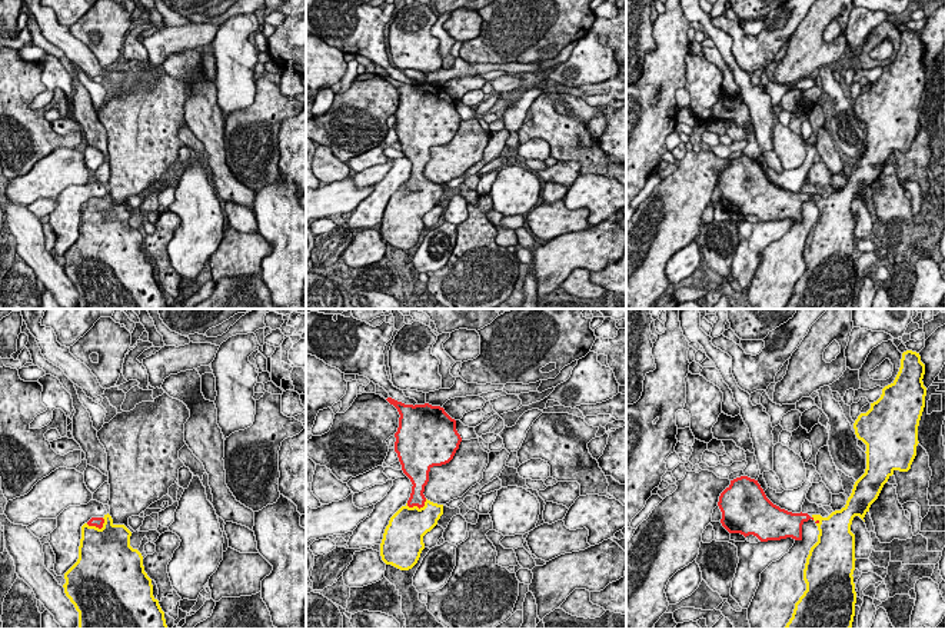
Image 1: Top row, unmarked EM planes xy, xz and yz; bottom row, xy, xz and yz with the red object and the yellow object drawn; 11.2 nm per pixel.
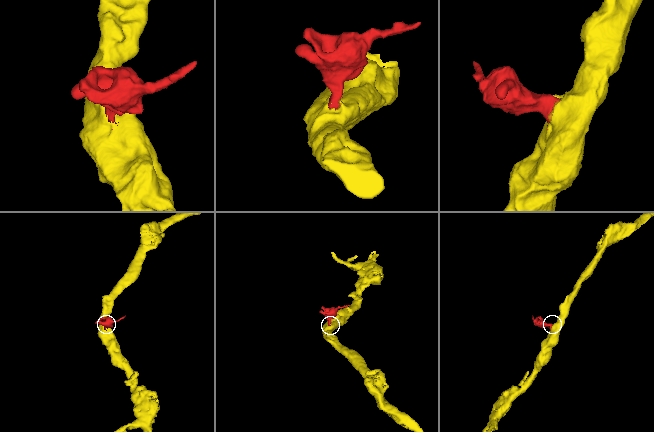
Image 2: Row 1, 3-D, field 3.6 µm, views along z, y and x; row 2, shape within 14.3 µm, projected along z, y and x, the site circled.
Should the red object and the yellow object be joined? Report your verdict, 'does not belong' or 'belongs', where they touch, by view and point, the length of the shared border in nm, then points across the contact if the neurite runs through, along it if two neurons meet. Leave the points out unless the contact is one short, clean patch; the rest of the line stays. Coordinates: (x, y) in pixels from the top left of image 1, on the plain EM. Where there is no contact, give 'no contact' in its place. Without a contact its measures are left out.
belongs; contact xy (97, 206); length 220 nm

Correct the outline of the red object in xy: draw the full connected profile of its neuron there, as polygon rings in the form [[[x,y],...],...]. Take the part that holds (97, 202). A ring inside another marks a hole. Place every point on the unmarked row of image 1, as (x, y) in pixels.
[[[107,193],[91,197],[81,206],[77,242],[64,253],[66,276],[79,292],[79,309],[169,309],[159,280],[153,276],[152,259],[144,252],[143,236],[130,226],[132,212],[124,204],[114,204]]]

